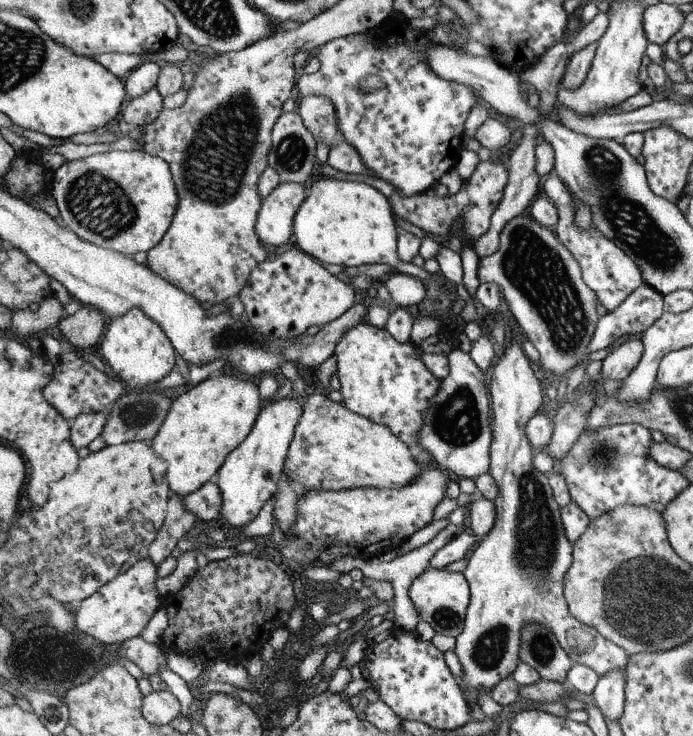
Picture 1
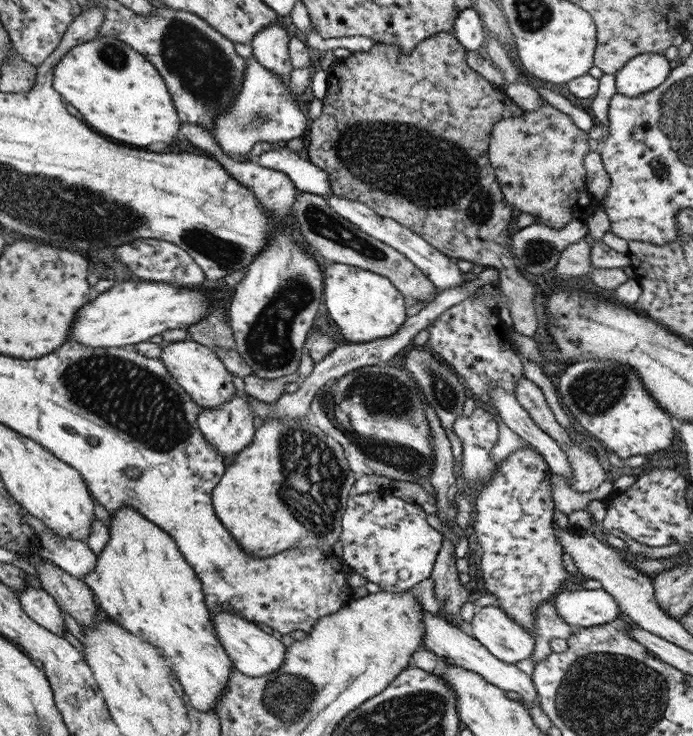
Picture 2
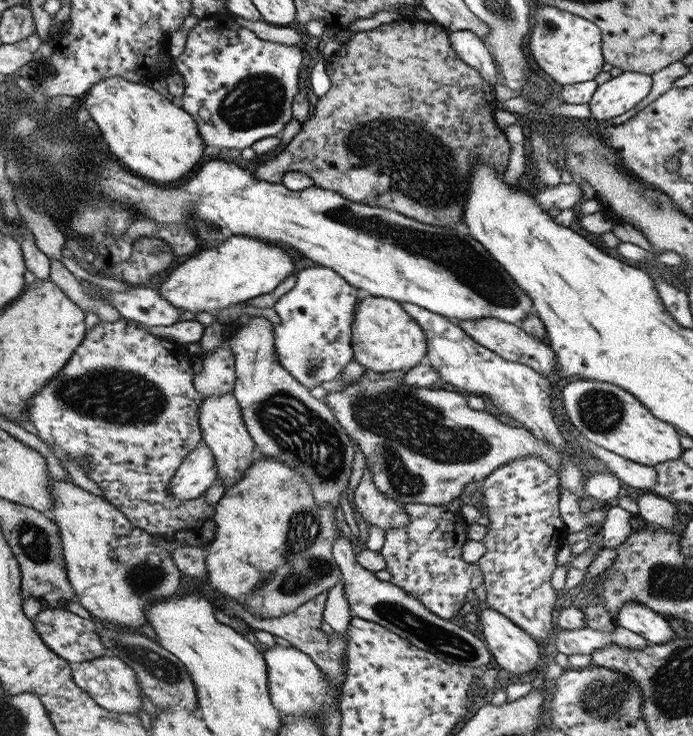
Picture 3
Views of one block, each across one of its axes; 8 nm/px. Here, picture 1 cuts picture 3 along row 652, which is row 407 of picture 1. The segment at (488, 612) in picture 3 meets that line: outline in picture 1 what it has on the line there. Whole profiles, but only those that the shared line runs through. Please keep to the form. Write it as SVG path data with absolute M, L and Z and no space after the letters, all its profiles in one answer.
M514 341L503 349L491 370L489 378L489 406L491 416L492 441L488 450L490 465L488 472L498 488L497 496L492 500L495 520L491 530L482 536L475 548L467 556L462 571L467 581L470 597L464 616L463 630L454 638L455 656L460 664L462 697L466 706L478 702L479 695L489 695L491 689L503 679L511 676L519 664L520 632L532 623L546 628L557 639L572 663L579 663L593 669L598 677L605 672L619 670L625 674L627 652L608 642L593 630L570 615L562 593L563 577L572 561L572 544L568 541L560 523L560 506L552 497L546 475L537 472L531 466L532 454L529 441L524 433L525 423L537 412L543 402L541 384L533 374L529 358Z

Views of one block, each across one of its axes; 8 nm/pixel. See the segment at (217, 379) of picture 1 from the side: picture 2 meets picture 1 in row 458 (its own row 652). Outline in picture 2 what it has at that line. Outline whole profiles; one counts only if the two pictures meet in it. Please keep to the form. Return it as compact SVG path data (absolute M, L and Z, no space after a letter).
M123 506L110 514L108 531L108 540L96 555L93 570L83 578L83 582L94 594L97 608L109 620L128 630L139 640L157 647L164 654L187 704L199 712L214 712L216 700L226 691L228 674L233 666L217 641L198 576L181 556L171 536L133 508Z

